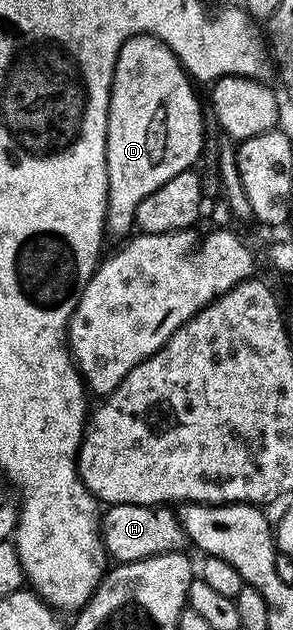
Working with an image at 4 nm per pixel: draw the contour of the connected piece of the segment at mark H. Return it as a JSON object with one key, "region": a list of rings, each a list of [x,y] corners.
{"region":[[[111,505],[101,514],[100,528],[102,546],[118,563],[148,559],[152,555],[181,553],[188,545],[177,512],[164,505]]]}

